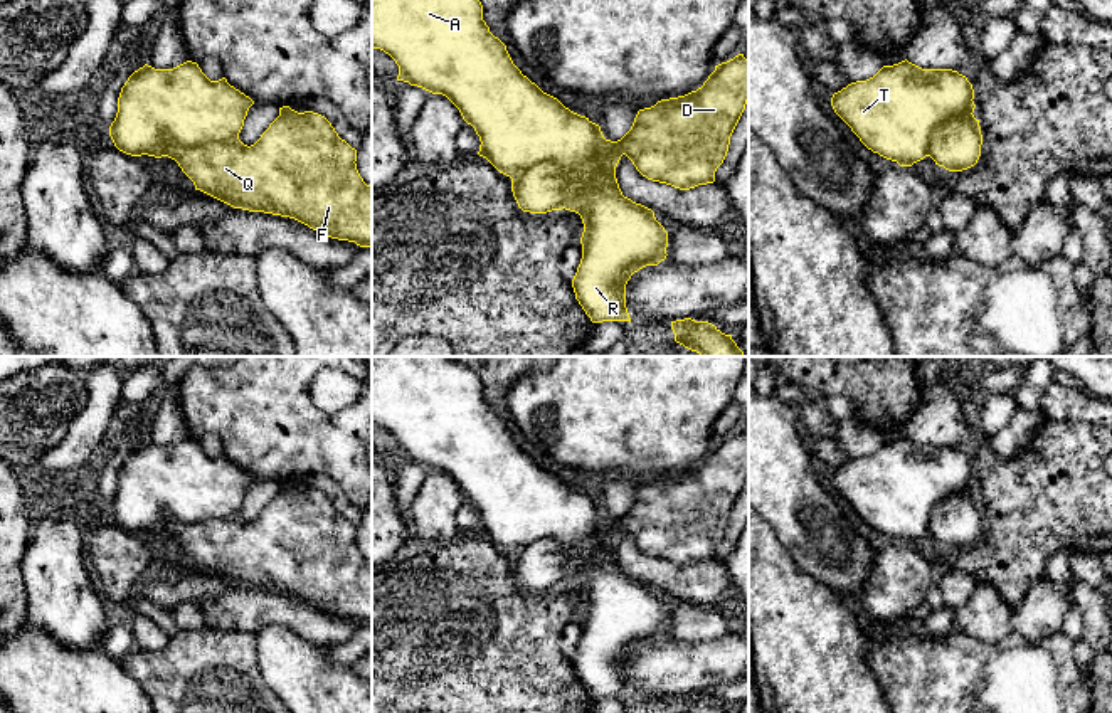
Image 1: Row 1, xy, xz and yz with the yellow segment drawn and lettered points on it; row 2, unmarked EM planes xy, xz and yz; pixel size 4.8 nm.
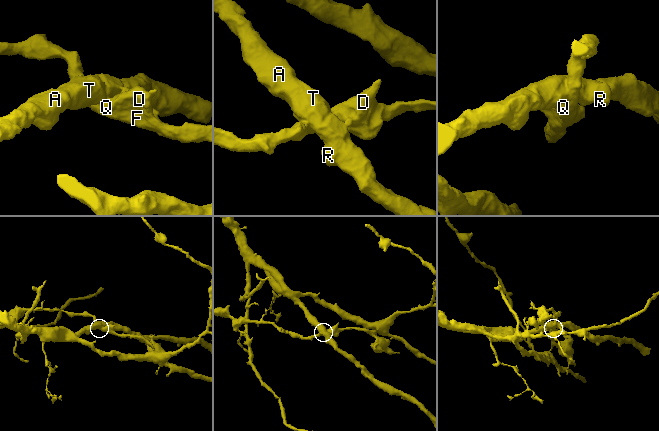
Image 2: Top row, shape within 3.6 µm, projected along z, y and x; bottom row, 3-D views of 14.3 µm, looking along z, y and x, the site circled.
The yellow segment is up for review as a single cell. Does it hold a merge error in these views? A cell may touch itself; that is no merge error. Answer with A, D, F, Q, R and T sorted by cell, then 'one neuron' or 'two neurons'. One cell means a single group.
groups A R T / D F Q; two neurons

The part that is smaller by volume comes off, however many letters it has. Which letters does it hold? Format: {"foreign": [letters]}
{"foreign": ["D", "F", "Q"]}

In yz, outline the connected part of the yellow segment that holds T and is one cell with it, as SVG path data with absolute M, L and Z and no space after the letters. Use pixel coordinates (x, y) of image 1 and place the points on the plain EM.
M905 436L834 469L831 483L868 526L900 543L912 543L929 533L932 511L942 501L972 493L972 476L974 466L966 452L952 446L922 446Z

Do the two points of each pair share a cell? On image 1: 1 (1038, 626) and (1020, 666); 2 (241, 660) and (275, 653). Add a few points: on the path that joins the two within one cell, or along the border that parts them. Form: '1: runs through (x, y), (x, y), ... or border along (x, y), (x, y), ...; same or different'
1: border along (1015, 636), (1027, 643); different
2: border along (253, 633), (259, 675), (275, 693); different

